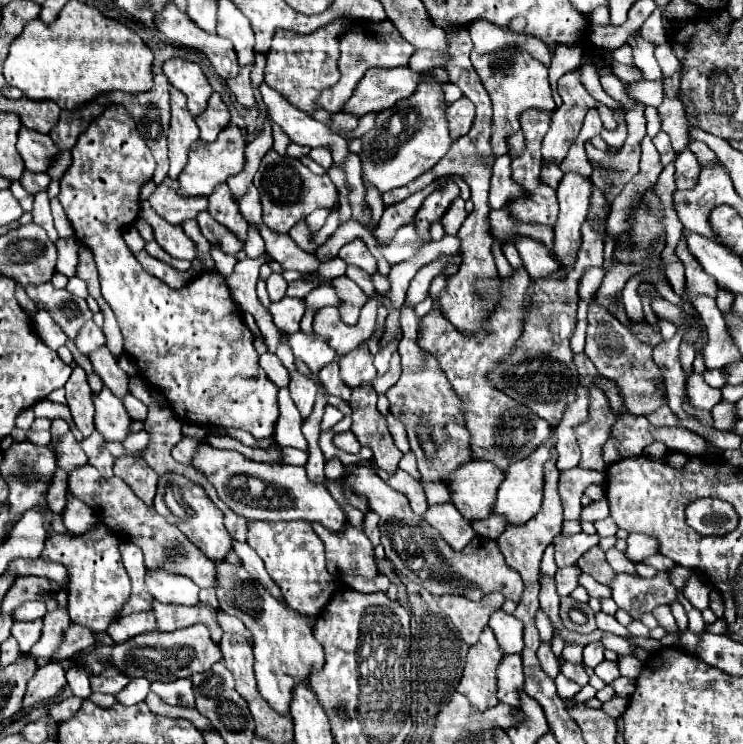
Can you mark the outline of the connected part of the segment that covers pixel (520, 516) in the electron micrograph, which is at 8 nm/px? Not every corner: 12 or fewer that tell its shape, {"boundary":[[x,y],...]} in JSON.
{"boundary":[[547,439],[515,461],[497,489],[493,515],[507,525],[535,517],[543,499]]}

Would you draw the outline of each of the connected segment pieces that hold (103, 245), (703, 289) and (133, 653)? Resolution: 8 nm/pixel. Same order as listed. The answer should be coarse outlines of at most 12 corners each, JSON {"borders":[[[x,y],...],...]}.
{"borders":[[[123,107],[59,201],[127,357],[179,419],[271,437],[279,389],[223,275],[149,275],[121,231],[155,159]],[[679,241],[675,255],[685,265],[689,295],[717,295],[715,279]],[[203,625],[141,633],[77,657],[99,675],[175,681],[223,659]]]}

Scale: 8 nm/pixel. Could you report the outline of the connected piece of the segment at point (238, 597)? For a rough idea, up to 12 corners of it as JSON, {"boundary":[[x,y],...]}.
{"boundary":[[219,561],[221,609],[255,639],[259,693],[289,717],[323,665],[307,615]]}

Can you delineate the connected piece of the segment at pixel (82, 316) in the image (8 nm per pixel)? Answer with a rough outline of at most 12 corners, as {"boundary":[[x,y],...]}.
{"boundary":[[51,283],[27,285],[69,339],[93,317],[87,301]]}

